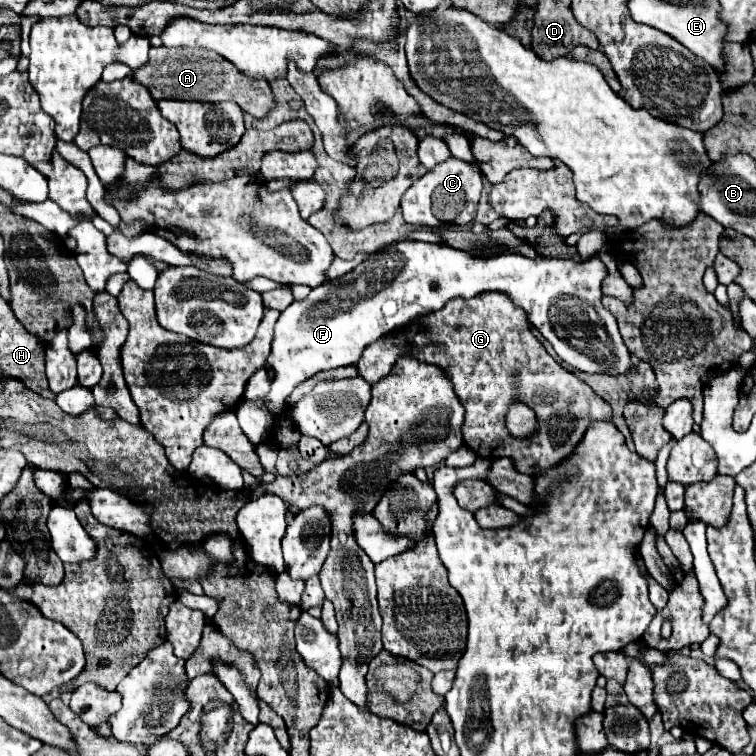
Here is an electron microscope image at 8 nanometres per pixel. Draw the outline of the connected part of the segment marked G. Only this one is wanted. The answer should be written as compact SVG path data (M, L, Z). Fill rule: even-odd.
M480 292L478 296L468 300L466 298L448 300L446 306L442 306L438 312L420 316L418 320L412 320L410 324L402 326L402 330L396 336L384 336L374 344L368 344L358 362L358 372L368 384L374 386L382 376L386 376L392 370L396 360L406 354L426 364L442 368L444 374L452 380L454 394L458 396L458 400L466 410L462 422L464 446L468 446L478 458L488 460L510 458L514 468L518 468L518 472L522 474L542 472L558 464L558 460L568 456L578 446L578 440L584 436L590 422L610 420L612 414L610 404L604 404L604 400L596 396L590 386L586 386L572 372L564 370L558 362L554 362L554 358L530 332L530 324L526 320L526 314L522 314L522 308L518 308L506 292ZM516 400L536 410L538 432L534 432L532 436L516 438L506 428L504 418L508 406L514 404Z

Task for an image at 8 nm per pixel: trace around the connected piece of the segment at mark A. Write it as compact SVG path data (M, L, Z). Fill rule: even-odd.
M150 48L146 68L132 72L132 80L142 84L150 96L158 100L196 100L196 102L222 102L234 100L244 112L264 116L274 106L274 96L264 78L250 78L242 74L226 58L210 50L182 50L182 48Z

